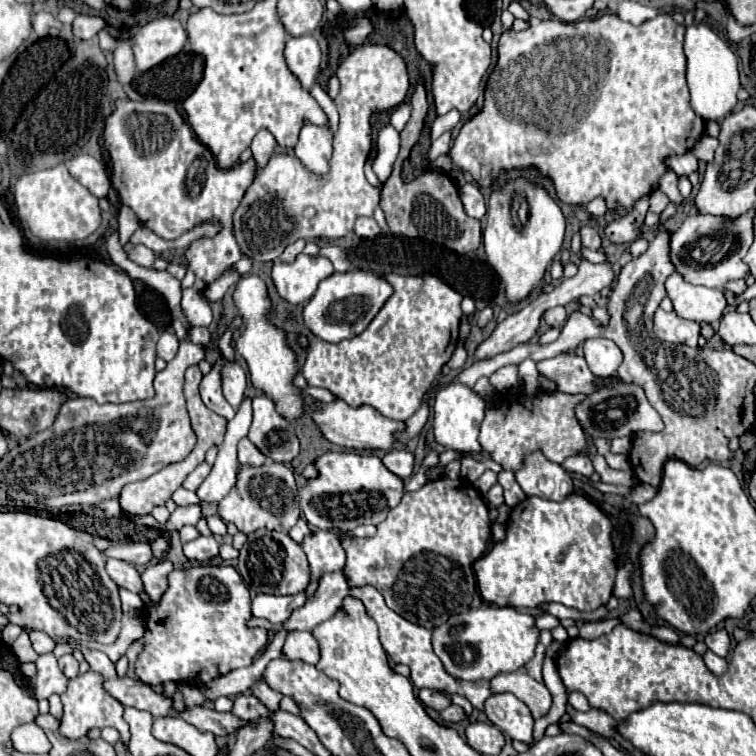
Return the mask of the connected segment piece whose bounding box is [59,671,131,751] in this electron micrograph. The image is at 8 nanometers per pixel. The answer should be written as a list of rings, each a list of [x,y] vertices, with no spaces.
[[[87,671],[83,675],[77,675],[77,679],[69,681],[67,691],[61,693],[61,701],[65,705],[65,713],[63,713],[63,721],[61,721],[59,731],[61,731],[61,735],[65,735],[69,739],[81,739],[93,727],[97,727],[97,729],[115,727],[121,733],[121,741],[125,745],[125,751],[129,751],[127,745],[129,745],[131,735],[129,735],[129,725],[123,719],[123,705],[105,691],[103,683],[105,683],[105,679],[97,671]]]

